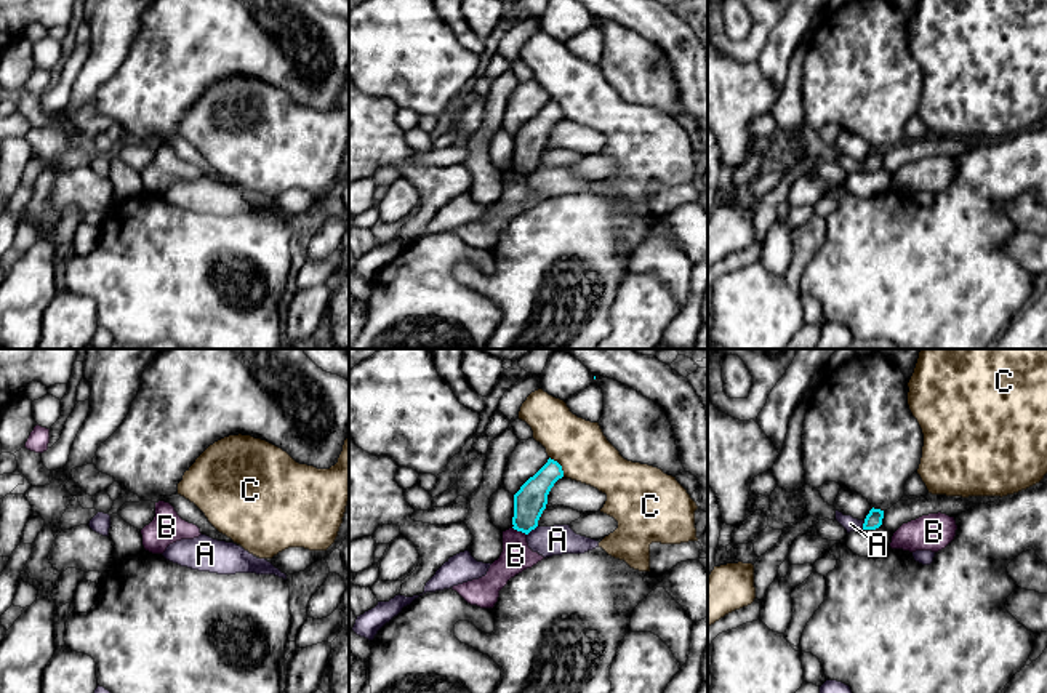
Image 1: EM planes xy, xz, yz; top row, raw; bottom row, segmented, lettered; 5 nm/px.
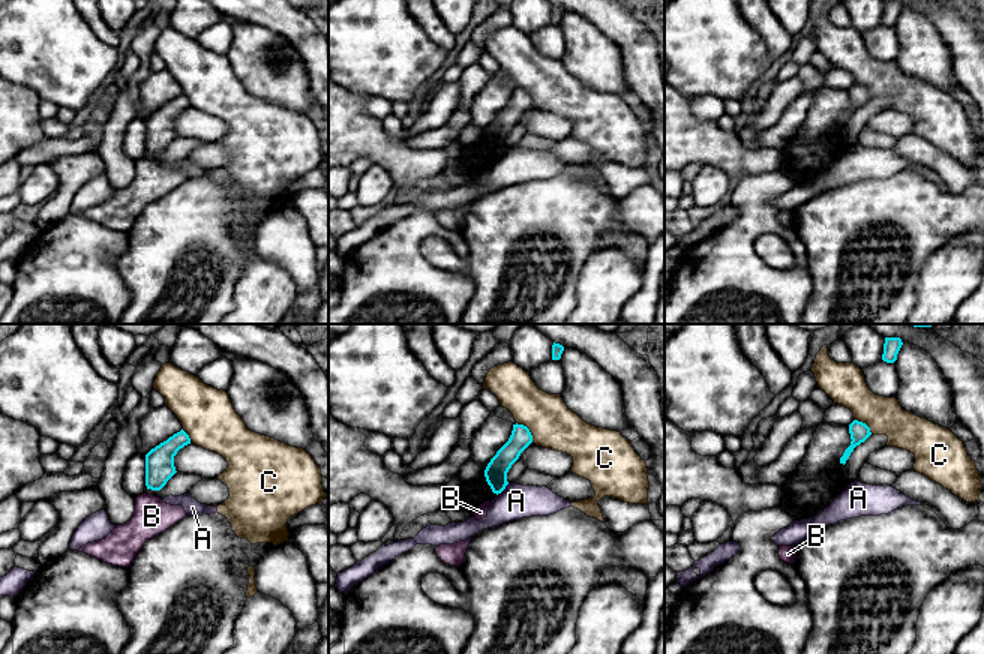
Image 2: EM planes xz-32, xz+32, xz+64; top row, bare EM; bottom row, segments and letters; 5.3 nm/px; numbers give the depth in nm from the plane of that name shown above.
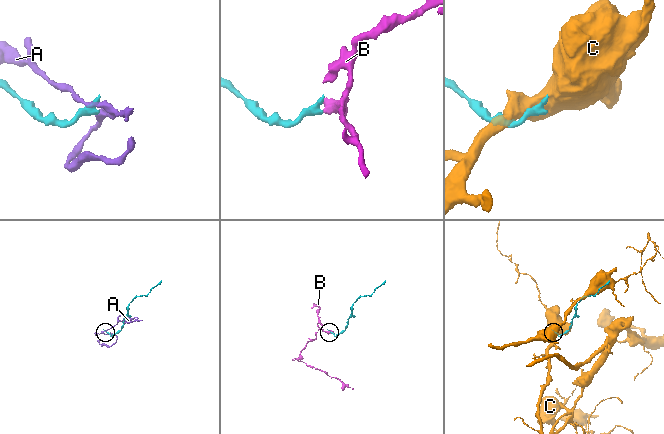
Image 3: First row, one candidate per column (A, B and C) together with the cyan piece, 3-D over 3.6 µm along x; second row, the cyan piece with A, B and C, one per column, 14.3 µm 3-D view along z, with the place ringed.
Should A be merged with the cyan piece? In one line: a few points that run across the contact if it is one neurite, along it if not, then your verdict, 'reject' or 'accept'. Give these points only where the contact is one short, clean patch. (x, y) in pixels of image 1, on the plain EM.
reject

